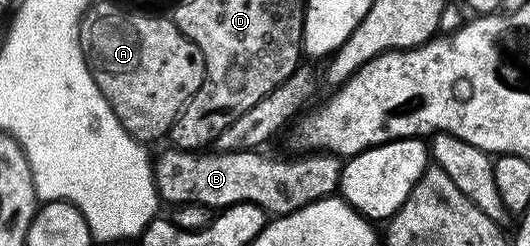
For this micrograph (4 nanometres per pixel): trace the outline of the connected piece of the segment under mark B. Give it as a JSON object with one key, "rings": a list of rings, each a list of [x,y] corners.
{"rings":[[[169,147],[166,153],[158,157],[156,154],[153,165],[158,198],[162,202],[170,201],[173,207],[203,205],[217,211],[249,202],[270,214],[282,215],[334,196],[339,190],[343,161],[336,153],[309,151],[301,155],[305,157],[293,157],[290,161],[264,157],[261,153],[190,151]]]}

